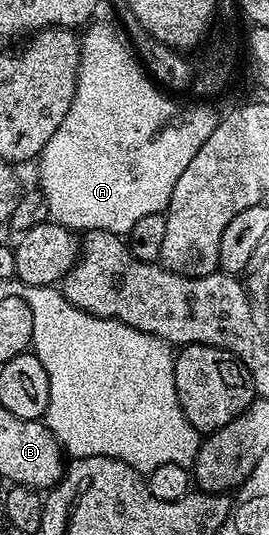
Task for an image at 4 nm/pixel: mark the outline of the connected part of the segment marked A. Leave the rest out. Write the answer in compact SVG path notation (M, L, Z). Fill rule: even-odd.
M91 23L86 26L82 34L81 44L79 46L79 74L77 75L77 87L73 95L73 103L69 103L69 111L65 119L61 119L61 127L53 131L53 139L45 143L45 147L39 152L37 166L39 165L39 189L43 192L43 201L47 204L46 216L54 221L56 225L64 225L66 229L72 231L86 231L89 229L100 229L126 235L131 232L133 223L145 219L145 215L164 212L173 195L173 187L177 187L177 179L181 179L181 171L189 167L189 159L201 151L201 143L213 135L217 124L217 116L207 105L178 105L174 101L174 96L168 95L160 86L156 85L147 75L146 69L143 68L138 56L133 52L130 44L121 39L120 34L110 29L107 25L95 25Z

